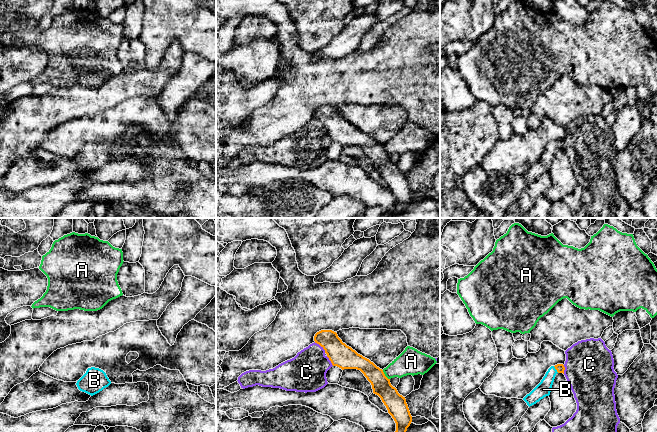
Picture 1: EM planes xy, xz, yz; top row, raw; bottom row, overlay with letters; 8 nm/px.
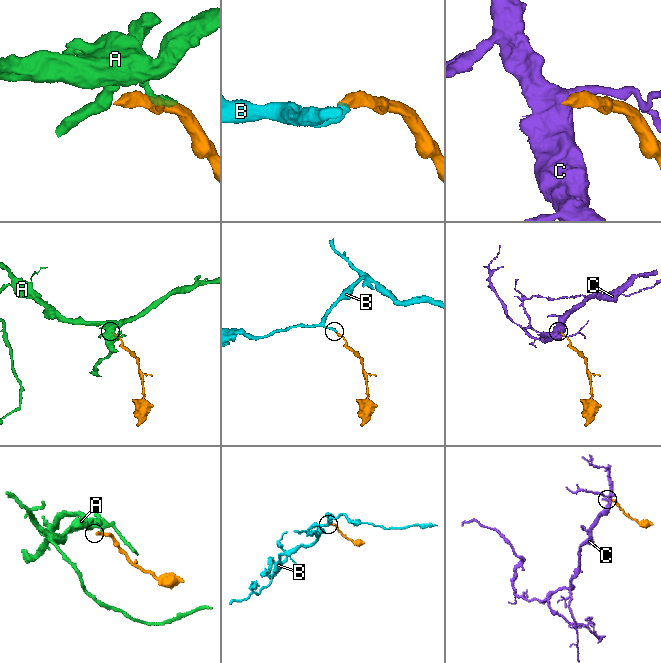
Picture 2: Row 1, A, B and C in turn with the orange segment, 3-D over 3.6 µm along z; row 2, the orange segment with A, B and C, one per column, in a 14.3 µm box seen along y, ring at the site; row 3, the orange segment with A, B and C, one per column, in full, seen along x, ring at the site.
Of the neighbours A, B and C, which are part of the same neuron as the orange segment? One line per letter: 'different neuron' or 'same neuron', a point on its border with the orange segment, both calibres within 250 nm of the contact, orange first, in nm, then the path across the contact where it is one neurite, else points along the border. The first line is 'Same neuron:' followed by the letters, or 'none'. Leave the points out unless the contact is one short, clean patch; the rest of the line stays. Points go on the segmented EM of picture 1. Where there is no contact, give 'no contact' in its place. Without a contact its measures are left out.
Same neuron: B
A: different neuron; contact xz (384, 375); calibres 160 and 200 nm; border xz (382, 370), (389, 379)
B: same neuron; contact yz (555, 368); calibres 70 and 120 nm; way yz (560, 368), (555, 368), (543, 389)
C: different neuron; contact xz (320, 345); calibres 190 and 320 nm

